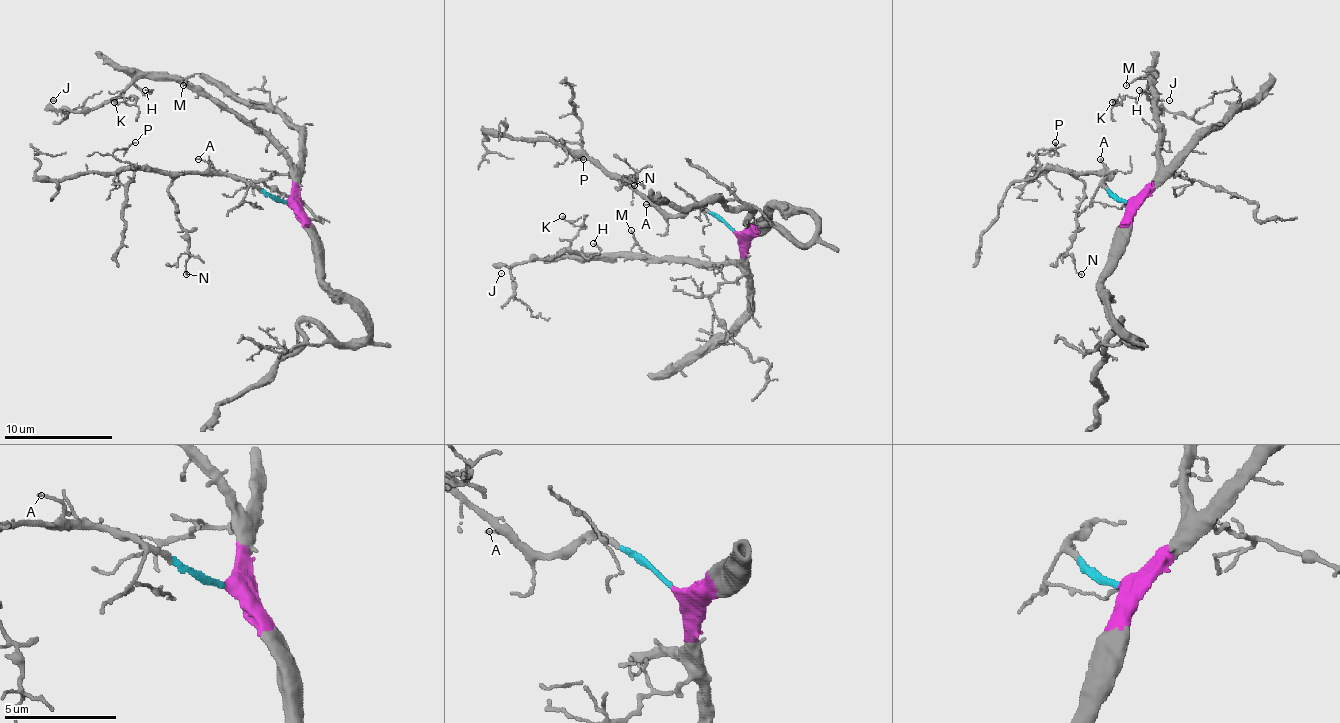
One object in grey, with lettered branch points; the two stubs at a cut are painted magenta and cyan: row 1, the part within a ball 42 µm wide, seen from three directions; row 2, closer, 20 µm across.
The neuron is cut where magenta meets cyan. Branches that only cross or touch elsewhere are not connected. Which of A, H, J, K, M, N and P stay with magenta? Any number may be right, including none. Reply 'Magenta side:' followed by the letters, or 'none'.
Magenta side: H, J, K, M

